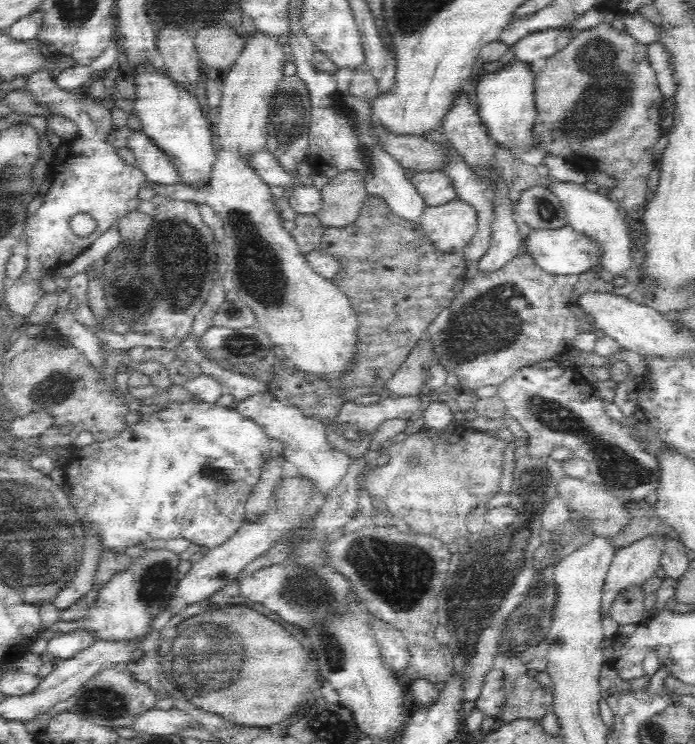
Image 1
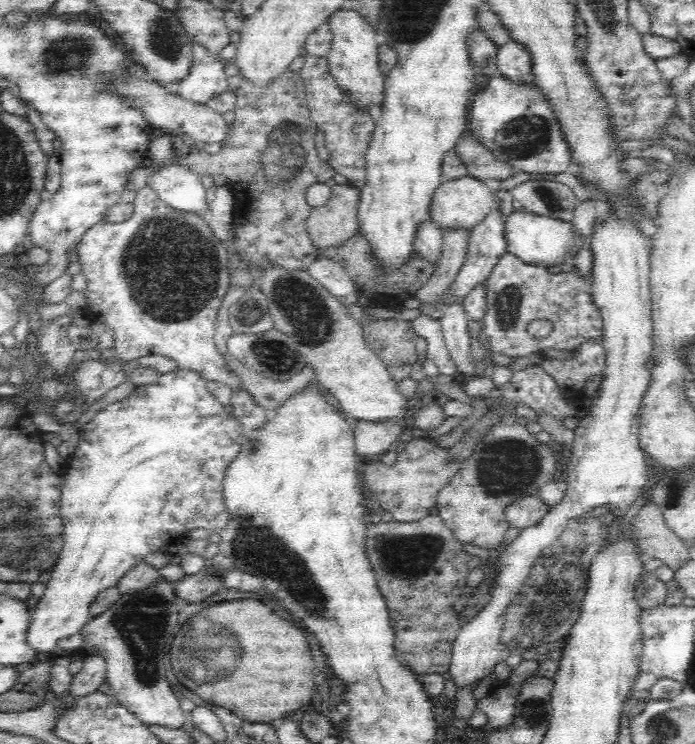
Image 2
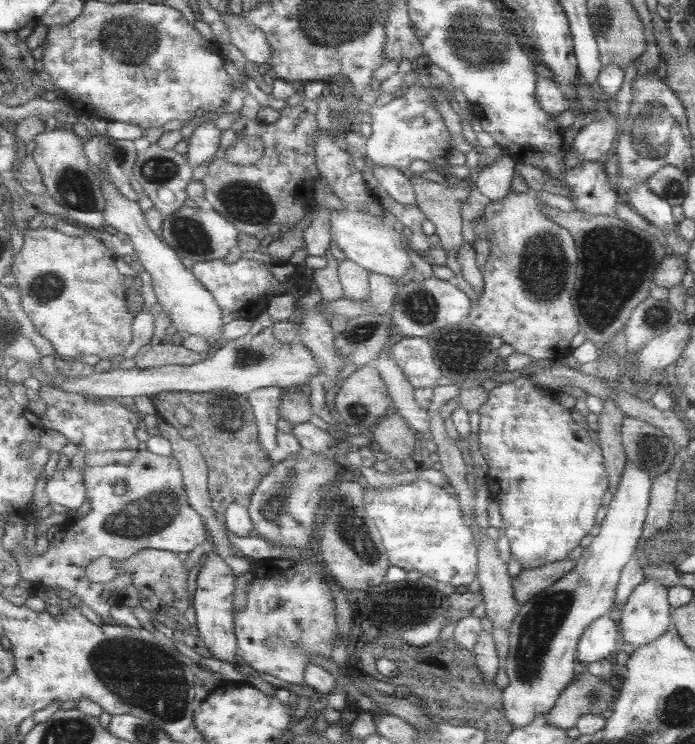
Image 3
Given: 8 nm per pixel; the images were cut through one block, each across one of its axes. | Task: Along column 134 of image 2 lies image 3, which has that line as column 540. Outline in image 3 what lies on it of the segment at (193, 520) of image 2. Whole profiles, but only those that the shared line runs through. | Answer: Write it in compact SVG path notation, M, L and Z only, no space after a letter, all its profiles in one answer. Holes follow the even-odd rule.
M517 378L491 390L479 416L479 450L489 464L485 480L491 498L499 504L503 528L511 542L511 554L521 564L519 570L523 572L551 562L563 562L567 554L579 546L579 540L589 534L591 526L597 524L595 520L599 520L603 512L601 496L609 488L609 478L599 444L589 438L589 428L585 428L569 408L559 406L557 394L541 392L529 378Z

